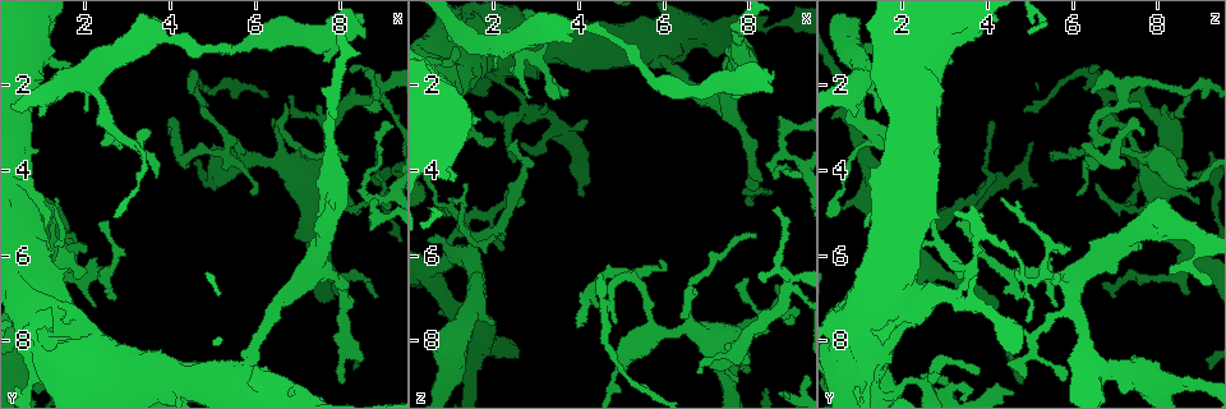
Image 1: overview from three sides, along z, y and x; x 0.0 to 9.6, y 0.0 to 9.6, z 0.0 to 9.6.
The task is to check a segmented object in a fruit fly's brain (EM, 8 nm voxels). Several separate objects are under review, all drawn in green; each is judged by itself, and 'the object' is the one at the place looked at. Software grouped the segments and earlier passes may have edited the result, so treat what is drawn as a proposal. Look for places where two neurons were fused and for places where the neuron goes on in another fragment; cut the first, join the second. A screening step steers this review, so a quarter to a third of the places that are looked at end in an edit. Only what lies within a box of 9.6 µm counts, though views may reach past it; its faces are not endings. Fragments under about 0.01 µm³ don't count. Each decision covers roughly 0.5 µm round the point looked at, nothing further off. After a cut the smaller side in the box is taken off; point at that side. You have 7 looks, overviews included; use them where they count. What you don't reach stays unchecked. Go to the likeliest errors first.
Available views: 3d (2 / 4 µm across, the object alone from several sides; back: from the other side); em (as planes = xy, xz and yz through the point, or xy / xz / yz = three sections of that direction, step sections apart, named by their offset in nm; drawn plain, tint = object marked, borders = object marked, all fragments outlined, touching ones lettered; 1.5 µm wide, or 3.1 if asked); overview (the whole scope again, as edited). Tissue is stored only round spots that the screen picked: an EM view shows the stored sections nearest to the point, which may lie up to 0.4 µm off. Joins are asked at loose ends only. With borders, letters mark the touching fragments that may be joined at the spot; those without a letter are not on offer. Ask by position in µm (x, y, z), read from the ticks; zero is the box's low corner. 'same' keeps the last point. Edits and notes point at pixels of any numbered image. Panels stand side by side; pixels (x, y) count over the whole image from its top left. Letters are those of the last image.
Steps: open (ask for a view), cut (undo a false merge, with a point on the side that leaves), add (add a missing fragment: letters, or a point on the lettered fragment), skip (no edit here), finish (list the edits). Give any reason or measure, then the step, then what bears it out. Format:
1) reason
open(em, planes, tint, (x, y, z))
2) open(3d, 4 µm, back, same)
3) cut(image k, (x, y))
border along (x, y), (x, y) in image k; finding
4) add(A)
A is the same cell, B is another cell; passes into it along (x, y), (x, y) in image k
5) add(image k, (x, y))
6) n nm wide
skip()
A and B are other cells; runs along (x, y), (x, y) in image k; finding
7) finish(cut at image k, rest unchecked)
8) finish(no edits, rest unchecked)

open(3d, 2 µm, (3.50, 3.10, 2.30))

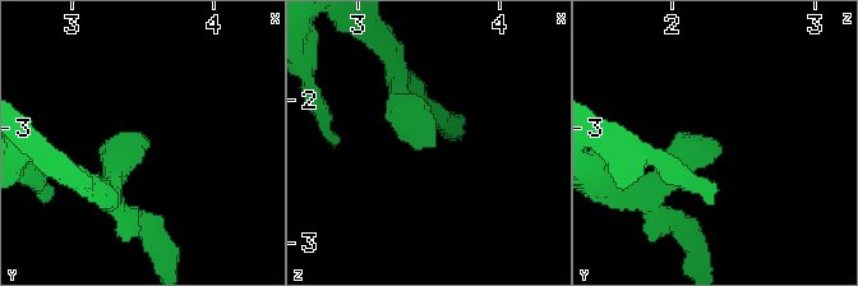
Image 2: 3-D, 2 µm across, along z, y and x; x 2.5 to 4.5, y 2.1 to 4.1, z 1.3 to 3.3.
now the EM
open(em, xz, step 8, plain, (3.52, 3.14, 2.34))

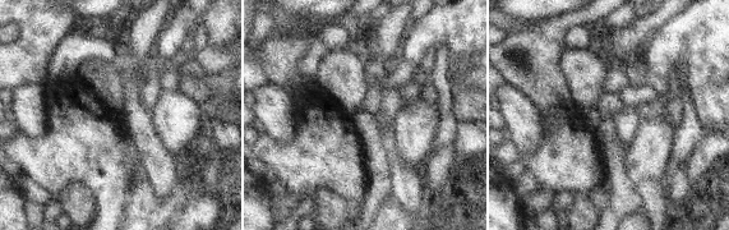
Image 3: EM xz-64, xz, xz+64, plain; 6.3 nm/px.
open(em, xz, step 8, borders, same)

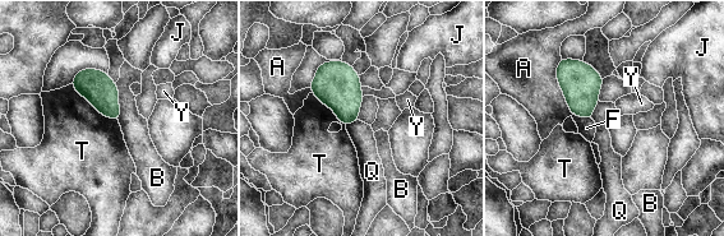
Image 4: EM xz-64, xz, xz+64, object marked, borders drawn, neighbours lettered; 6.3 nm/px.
skip()
A, B, F, J, Q, T and Y are other cells; border along (359, 120), (346, 125) in image 4; none of them fits

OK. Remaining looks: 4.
looks like a crossing
open(em, yz, step 8, tint, (8.90, 2.15, 6.65))

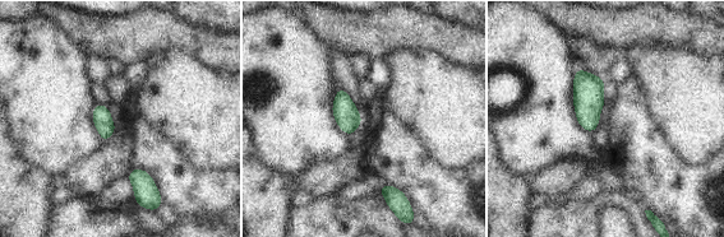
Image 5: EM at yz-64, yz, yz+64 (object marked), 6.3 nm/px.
another direction
open(em, planes, tint, same)

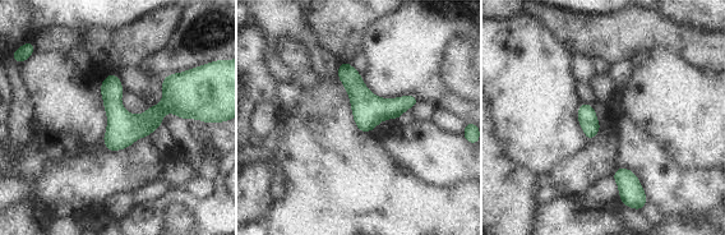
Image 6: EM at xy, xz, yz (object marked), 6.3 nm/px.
open(em, planes, borders, same)

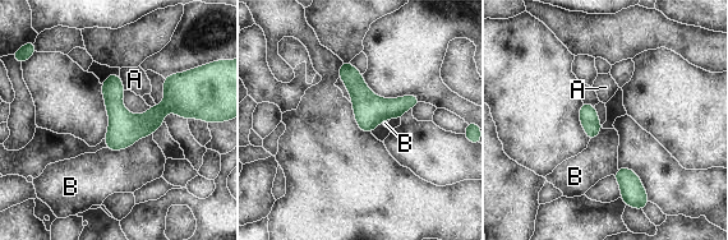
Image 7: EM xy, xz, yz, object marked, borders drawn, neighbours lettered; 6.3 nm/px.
200 nm wide; B touches over 300 nm
skip()
A and B are other cells; continuous, no second neuron

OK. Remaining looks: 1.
finish(no edits, rest unchecked)

